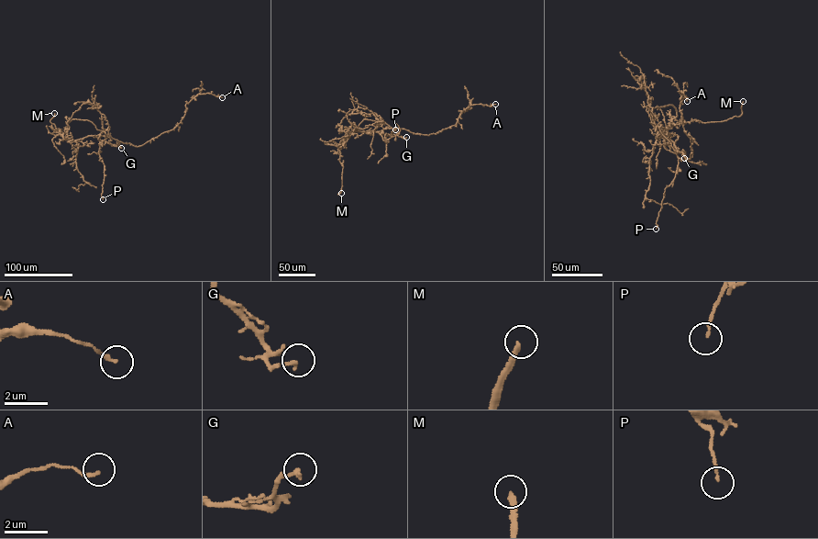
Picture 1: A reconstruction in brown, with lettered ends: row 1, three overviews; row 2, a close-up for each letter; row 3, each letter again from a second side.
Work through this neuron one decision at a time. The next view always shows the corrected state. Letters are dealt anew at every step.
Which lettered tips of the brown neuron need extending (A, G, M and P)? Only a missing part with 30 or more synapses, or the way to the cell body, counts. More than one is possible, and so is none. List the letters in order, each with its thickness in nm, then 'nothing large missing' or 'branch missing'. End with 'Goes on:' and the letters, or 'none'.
A: calibre 150 nm; nothing large missing
G: calibre 170 nm; nothing large missing
M: calibre 240 nm; branch missing
P: calibre 110 nm; nothing large missing
Goes on: M

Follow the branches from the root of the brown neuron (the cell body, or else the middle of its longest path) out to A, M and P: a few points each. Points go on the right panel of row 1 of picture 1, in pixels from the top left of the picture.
A: (671, 144), (690, 158), (691, 143), (681, 122), (679, 91), (687, 101)
M: (671, 144), (657, 126), (667, 133), (664, 131), (660, 136), (679, 121), (726, 120), (740, 116), (743, 101)
P: (671, 144), (657, 126), (671, 140), (678, 162), (675, 178), (665, 188), (656, 229)

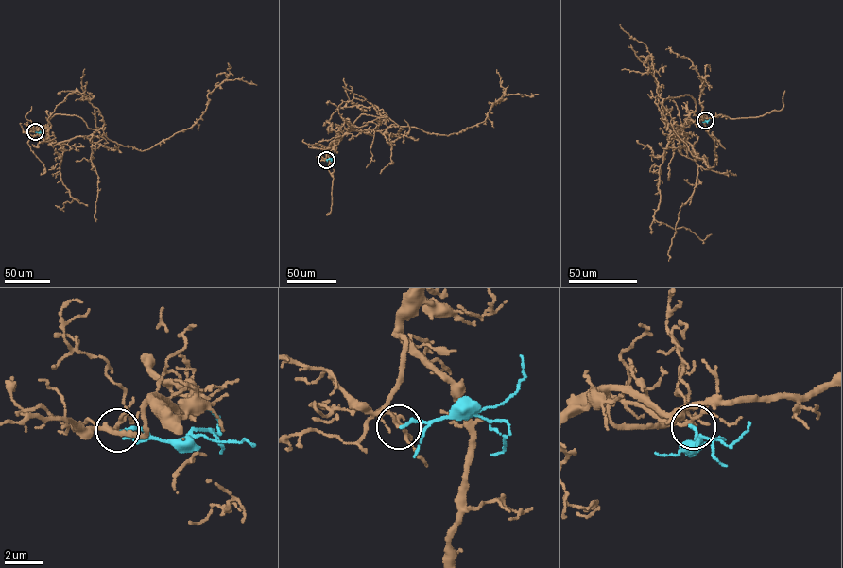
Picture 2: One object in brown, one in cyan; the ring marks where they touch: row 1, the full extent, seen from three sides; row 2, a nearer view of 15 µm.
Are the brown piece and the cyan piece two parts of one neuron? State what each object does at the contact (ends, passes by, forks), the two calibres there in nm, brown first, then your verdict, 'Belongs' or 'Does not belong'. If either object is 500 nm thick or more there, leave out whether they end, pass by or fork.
At the ring brown forks. At the ring cyan ends. Thickness 130 nm (brown) against 170 nm. Does not belong

